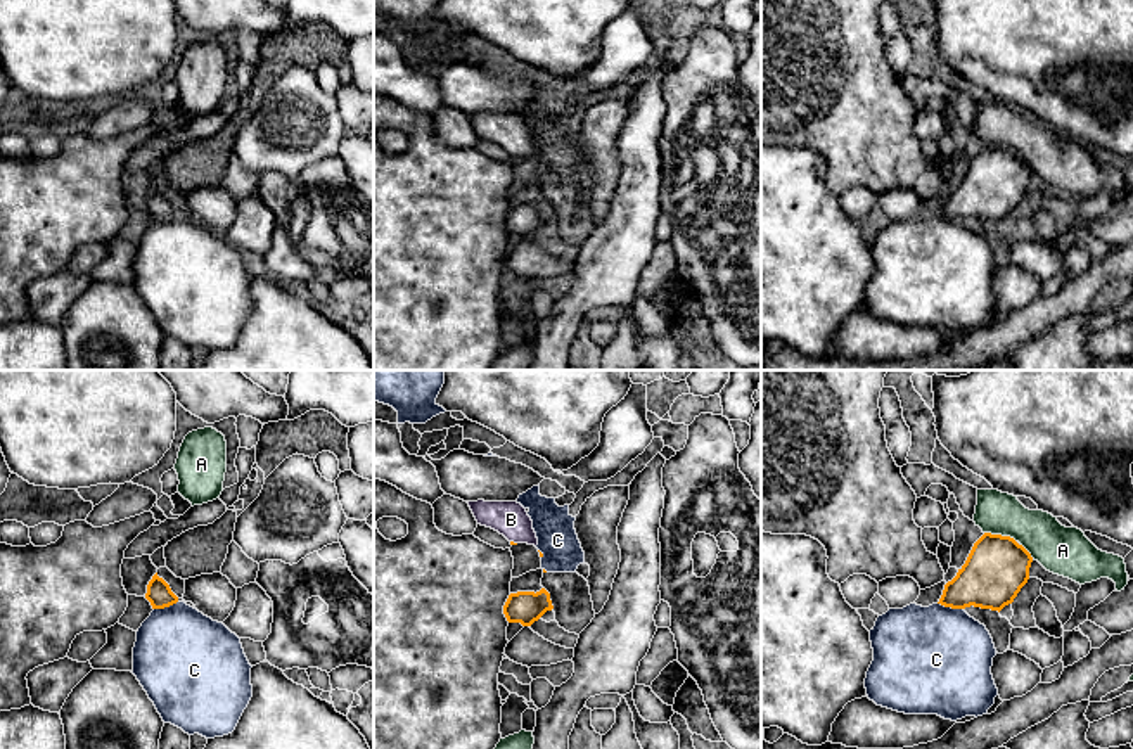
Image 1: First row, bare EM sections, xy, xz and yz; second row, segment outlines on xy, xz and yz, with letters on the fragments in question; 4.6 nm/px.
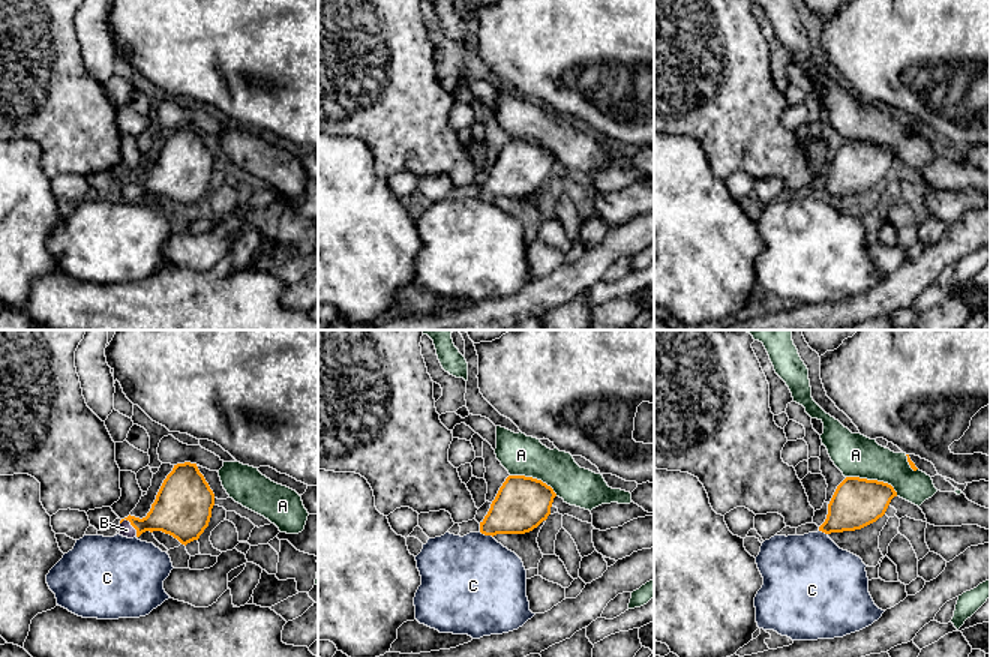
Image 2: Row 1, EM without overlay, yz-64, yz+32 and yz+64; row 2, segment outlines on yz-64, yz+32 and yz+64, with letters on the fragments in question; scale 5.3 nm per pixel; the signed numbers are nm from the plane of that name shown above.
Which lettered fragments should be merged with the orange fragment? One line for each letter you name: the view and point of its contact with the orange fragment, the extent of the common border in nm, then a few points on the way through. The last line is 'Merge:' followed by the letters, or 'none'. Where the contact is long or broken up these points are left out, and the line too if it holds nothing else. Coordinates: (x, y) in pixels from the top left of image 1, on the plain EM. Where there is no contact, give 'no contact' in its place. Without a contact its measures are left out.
B: meets orange in xz at (512, 154); contact 40 nm long; runs through xz (511, 154), (512, 154), (511, 132)
Merge: B

